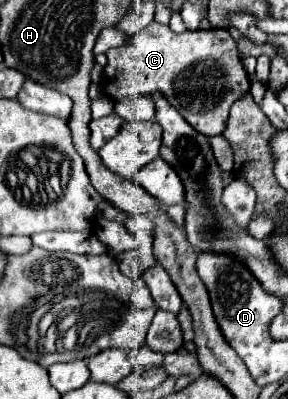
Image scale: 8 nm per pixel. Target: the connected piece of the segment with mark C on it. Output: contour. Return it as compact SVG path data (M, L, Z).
M151 22L145 30L129 36L125 46L119 46L115 50L107 52L107 66L103 68L101 78L101 90L111 100L123 100L123 98L137 98L153 92L161 92L173 108L179 110L179 114L201 134L207 138L219 136L227 126L227 114L231 104L243 96L249 90L249 74L243 68L241 56L237 52L237 44L231 38L229 30L221 28L209 28L209 30L185 30L181 34L175 34L167 30L165 24Z

